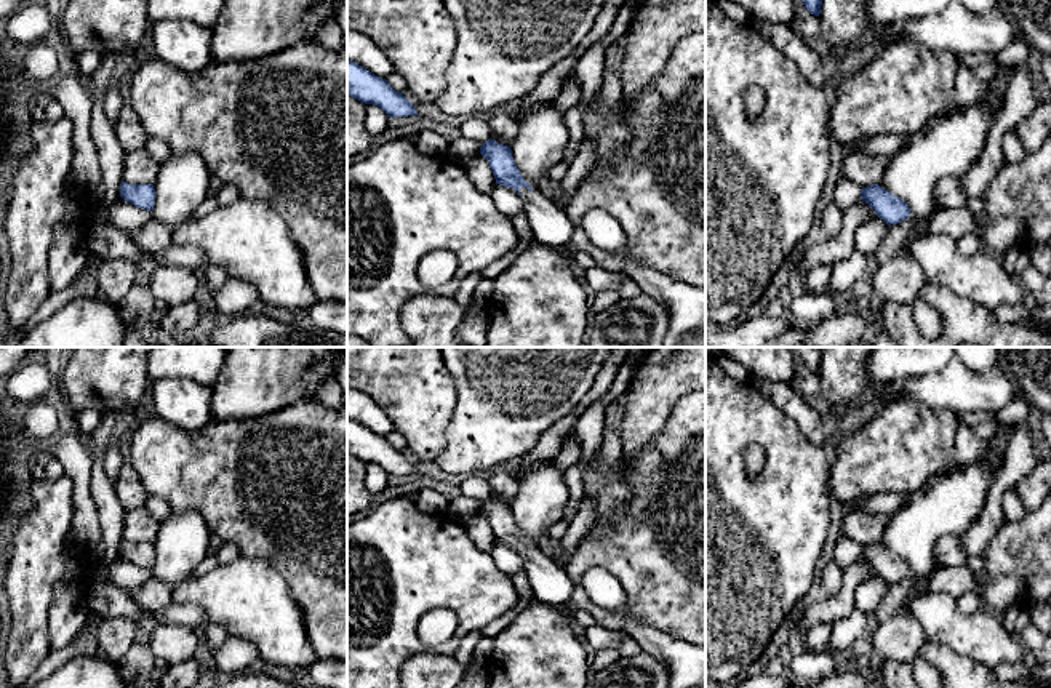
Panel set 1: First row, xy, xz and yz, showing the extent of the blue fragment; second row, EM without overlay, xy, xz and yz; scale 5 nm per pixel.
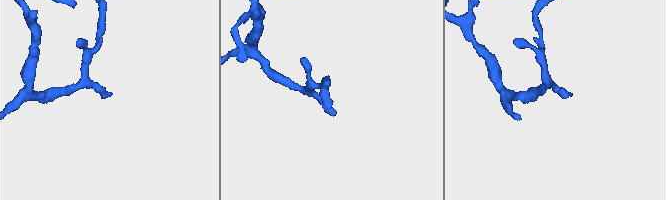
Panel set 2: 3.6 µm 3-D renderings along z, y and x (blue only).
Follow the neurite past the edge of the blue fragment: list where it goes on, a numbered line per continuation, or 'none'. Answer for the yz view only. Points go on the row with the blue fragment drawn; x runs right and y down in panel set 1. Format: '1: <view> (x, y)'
none

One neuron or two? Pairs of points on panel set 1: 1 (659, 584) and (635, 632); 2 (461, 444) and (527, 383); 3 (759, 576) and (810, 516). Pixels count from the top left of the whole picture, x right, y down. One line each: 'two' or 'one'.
1: two
2: one
3: one

